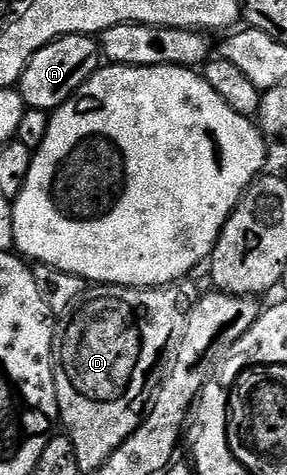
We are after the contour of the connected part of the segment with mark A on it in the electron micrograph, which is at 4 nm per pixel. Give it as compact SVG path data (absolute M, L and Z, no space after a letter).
M73 33L67 37L61 37L58 41L48 43L48 47L36 51L36 55L32 55L16 89L21 93L26 107L53 111L73 97L78 92L78 88L91 75L97 73L103 64L104 58L99 42L93 36Z

